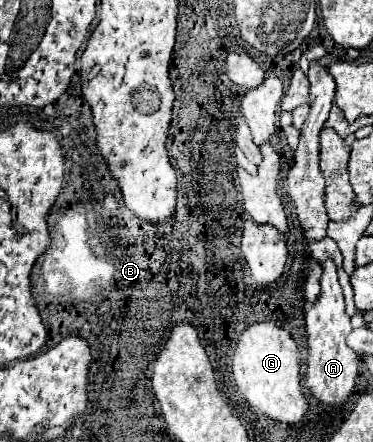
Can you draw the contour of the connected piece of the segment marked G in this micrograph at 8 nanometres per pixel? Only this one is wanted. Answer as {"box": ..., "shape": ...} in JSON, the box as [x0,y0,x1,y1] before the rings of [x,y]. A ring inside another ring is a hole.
{"box":[231,323,309,425],"shape":[[[269,323],[247,327],[247,331],[239,335],[231,373],[243,401],[257,407],[257,411],[265,417],[295,425],[307,415],[309,401],[301,387],[301,351],[297,339],[289,331]],[[247,371],[251,371],[251,375],[247,375]]]}

